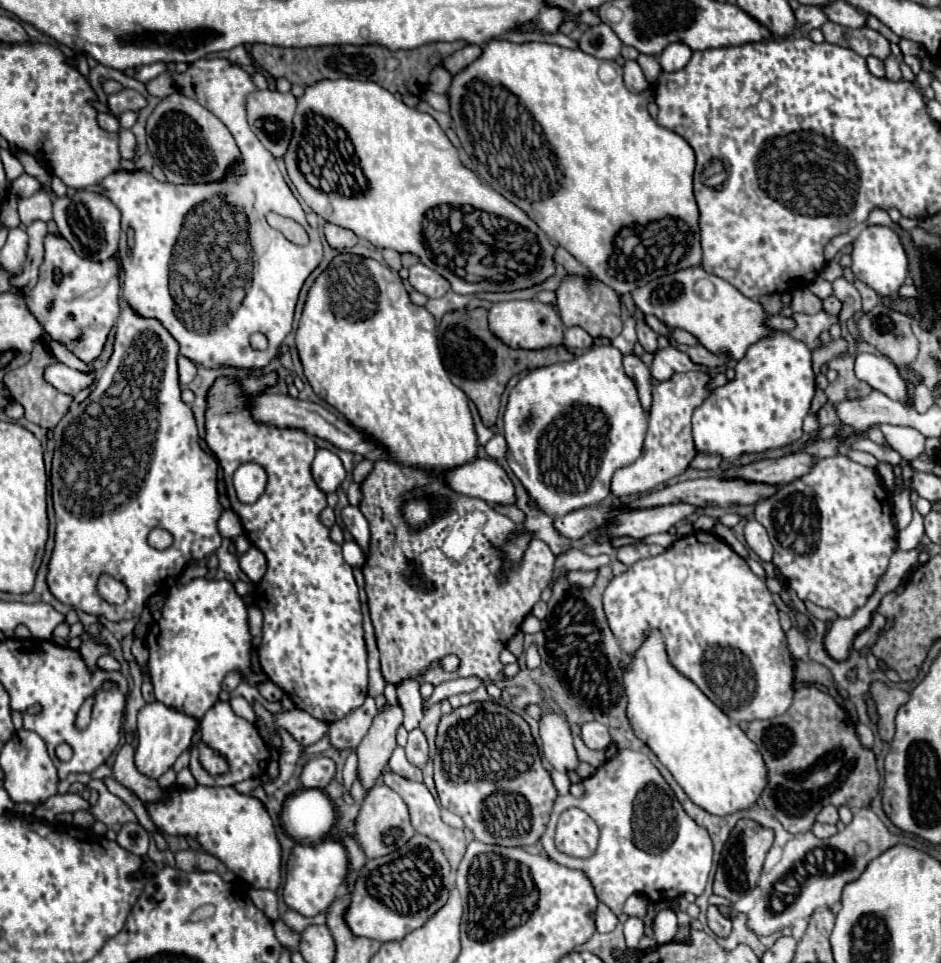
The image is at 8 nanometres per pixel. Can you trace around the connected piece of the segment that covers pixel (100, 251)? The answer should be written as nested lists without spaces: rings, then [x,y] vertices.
[[[71,191],[65,197],[53,197],[53,219],[59,227],[59,233],[71,243],[77,255],[91,261],[105,261],[117,255],[119,231],[121,231],[121,213],[97,191]]]

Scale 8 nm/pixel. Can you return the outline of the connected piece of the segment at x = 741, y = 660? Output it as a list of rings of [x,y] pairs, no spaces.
[[[695,531],[695,533],[687,535],[687,537],[677,539],[665,553],[633,563],[623,575],[613,577],[613,581],[605,589],[603,605],[605,605],[605,615],[607,615],[607,621],[609,621],[609,627],[613,629],[613,635],[621,643],[621,649],[623,649],[625,655],[635,657],[637,649],[645,643],[645,637],[649,637],[651,631],[661,633],[661,637],[665,639],[665,651],[667,651],[669,663],[681,675],[689,677],[705,693],[705,697],[709,697],[731,721],[739,723],[739,721],[769,719],[769,717],[777,717],[777,715],[781,715],[781,713],[785,713],[789,709],[789,705],[793,701],[793,657],[791,657],[791,653],[787,649],[785,633],[783,633],[783,629],[779,625],[779,615],[777,615],[777,607],[773,603],[773,597],[771,597],[767,585],[749,569],[749,565],[745,563],[745,559],[741,559],[729,545],[725,545],[723,541],[719,541],[719,537],[715,537],[713,533]]]

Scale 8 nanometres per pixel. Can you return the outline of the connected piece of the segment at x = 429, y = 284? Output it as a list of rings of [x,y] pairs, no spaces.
[[[421,261],[409,267],[409,283],[427,297],[443,297],[449,291],[449,281]]]

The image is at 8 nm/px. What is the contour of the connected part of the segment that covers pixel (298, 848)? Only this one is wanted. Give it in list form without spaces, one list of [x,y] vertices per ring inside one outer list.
[[[325,839],[321,843],[297,843],[291,849],[289,861],[287,861],[287,879],[283,887],[283,901],[289,909],[301,913],[303,917],[315,917],[319,913],[325,913],[325,909],[333,903],[339,887],[345,883],[349,873],[347,863],[347,851],[343,843]]]

